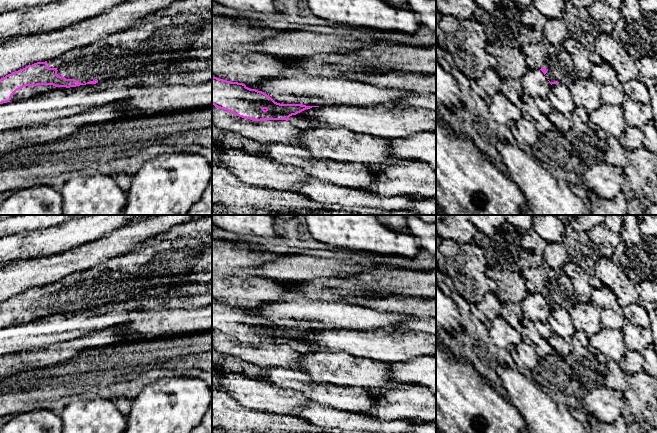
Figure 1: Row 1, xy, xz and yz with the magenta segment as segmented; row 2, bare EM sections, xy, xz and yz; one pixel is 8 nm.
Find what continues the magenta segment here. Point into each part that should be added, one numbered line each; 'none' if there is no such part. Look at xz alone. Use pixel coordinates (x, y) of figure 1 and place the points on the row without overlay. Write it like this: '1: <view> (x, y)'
1: xz (297, 345)

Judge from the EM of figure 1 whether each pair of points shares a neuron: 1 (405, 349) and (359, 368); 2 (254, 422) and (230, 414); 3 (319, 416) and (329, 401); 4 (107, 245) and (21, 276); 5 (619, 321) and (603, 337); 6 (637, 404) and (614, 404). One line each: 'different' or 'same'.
1: different
2: same
3: different
4: same
5: different
6: different

